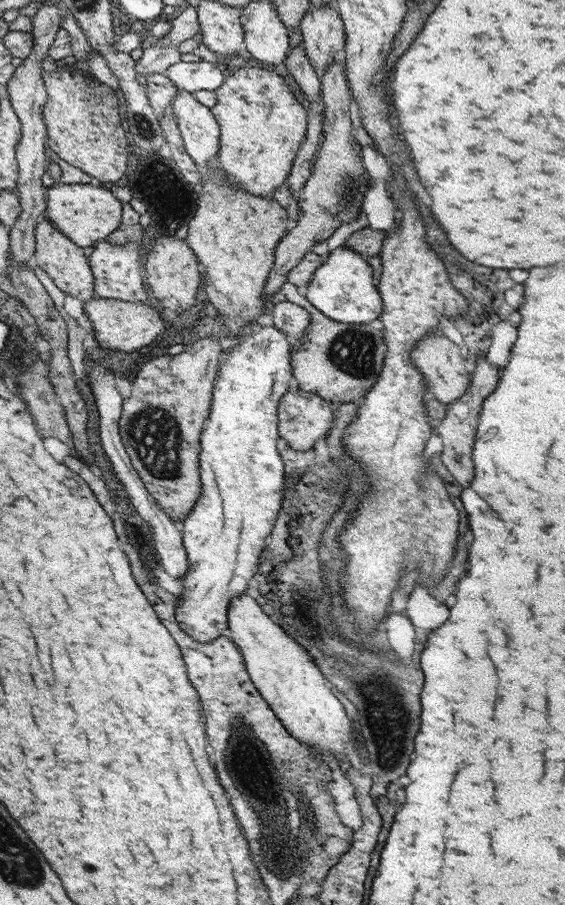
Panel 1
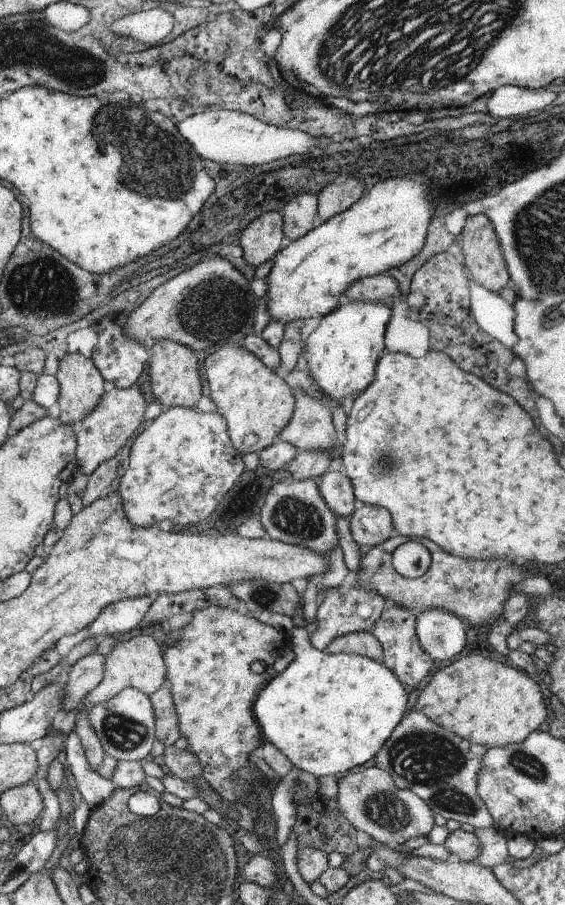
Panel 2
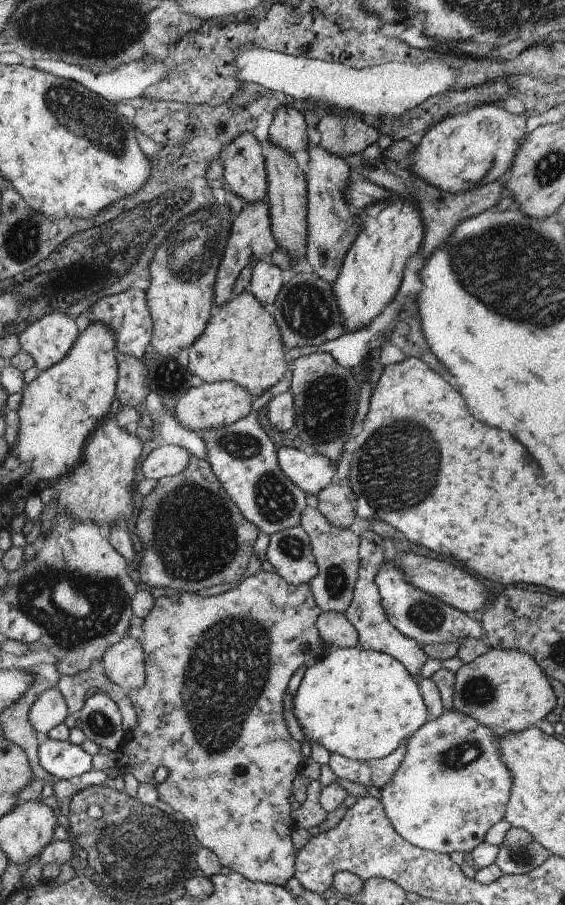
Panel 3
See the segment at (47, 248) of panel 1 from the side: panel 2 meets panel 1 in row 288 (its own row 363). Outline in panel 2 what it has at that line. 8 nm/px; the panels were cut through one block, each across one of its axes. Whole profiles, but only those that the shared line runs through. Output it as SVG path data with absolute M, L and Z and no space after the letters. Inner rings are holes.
M59 354L59 372L55 376L59 382L59 390L61 390L57 398L59 422L63 422L65 426L77 428L77 424L83 422L99 406L99 400L103 398L107 384L103 376L99 374L99 368L93 364L93 360L83 358L81 354Z

